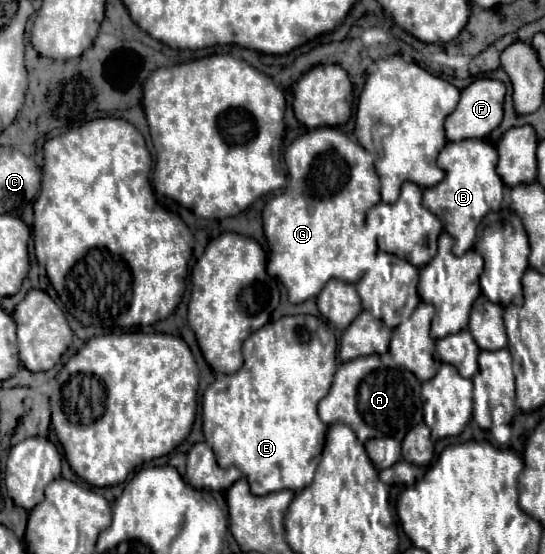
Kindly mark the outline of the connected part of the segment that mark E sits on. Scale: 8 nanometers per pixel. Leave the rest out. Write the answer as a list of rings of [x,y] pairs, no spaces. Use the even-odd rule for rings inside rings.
[[[294,315],[270,321],[252,333],[242,347],[244,367],[232,375],[220,375],[208,385],[202,397],[202,431],[212,447],[218,465],[238,467],[250,481],[254,495],[266,495],[280,489],[302,491],[313,481],[322,455],[326,425],[316,413],[316,405],[326,397],[336,371],[334,331],[314,315]]]

